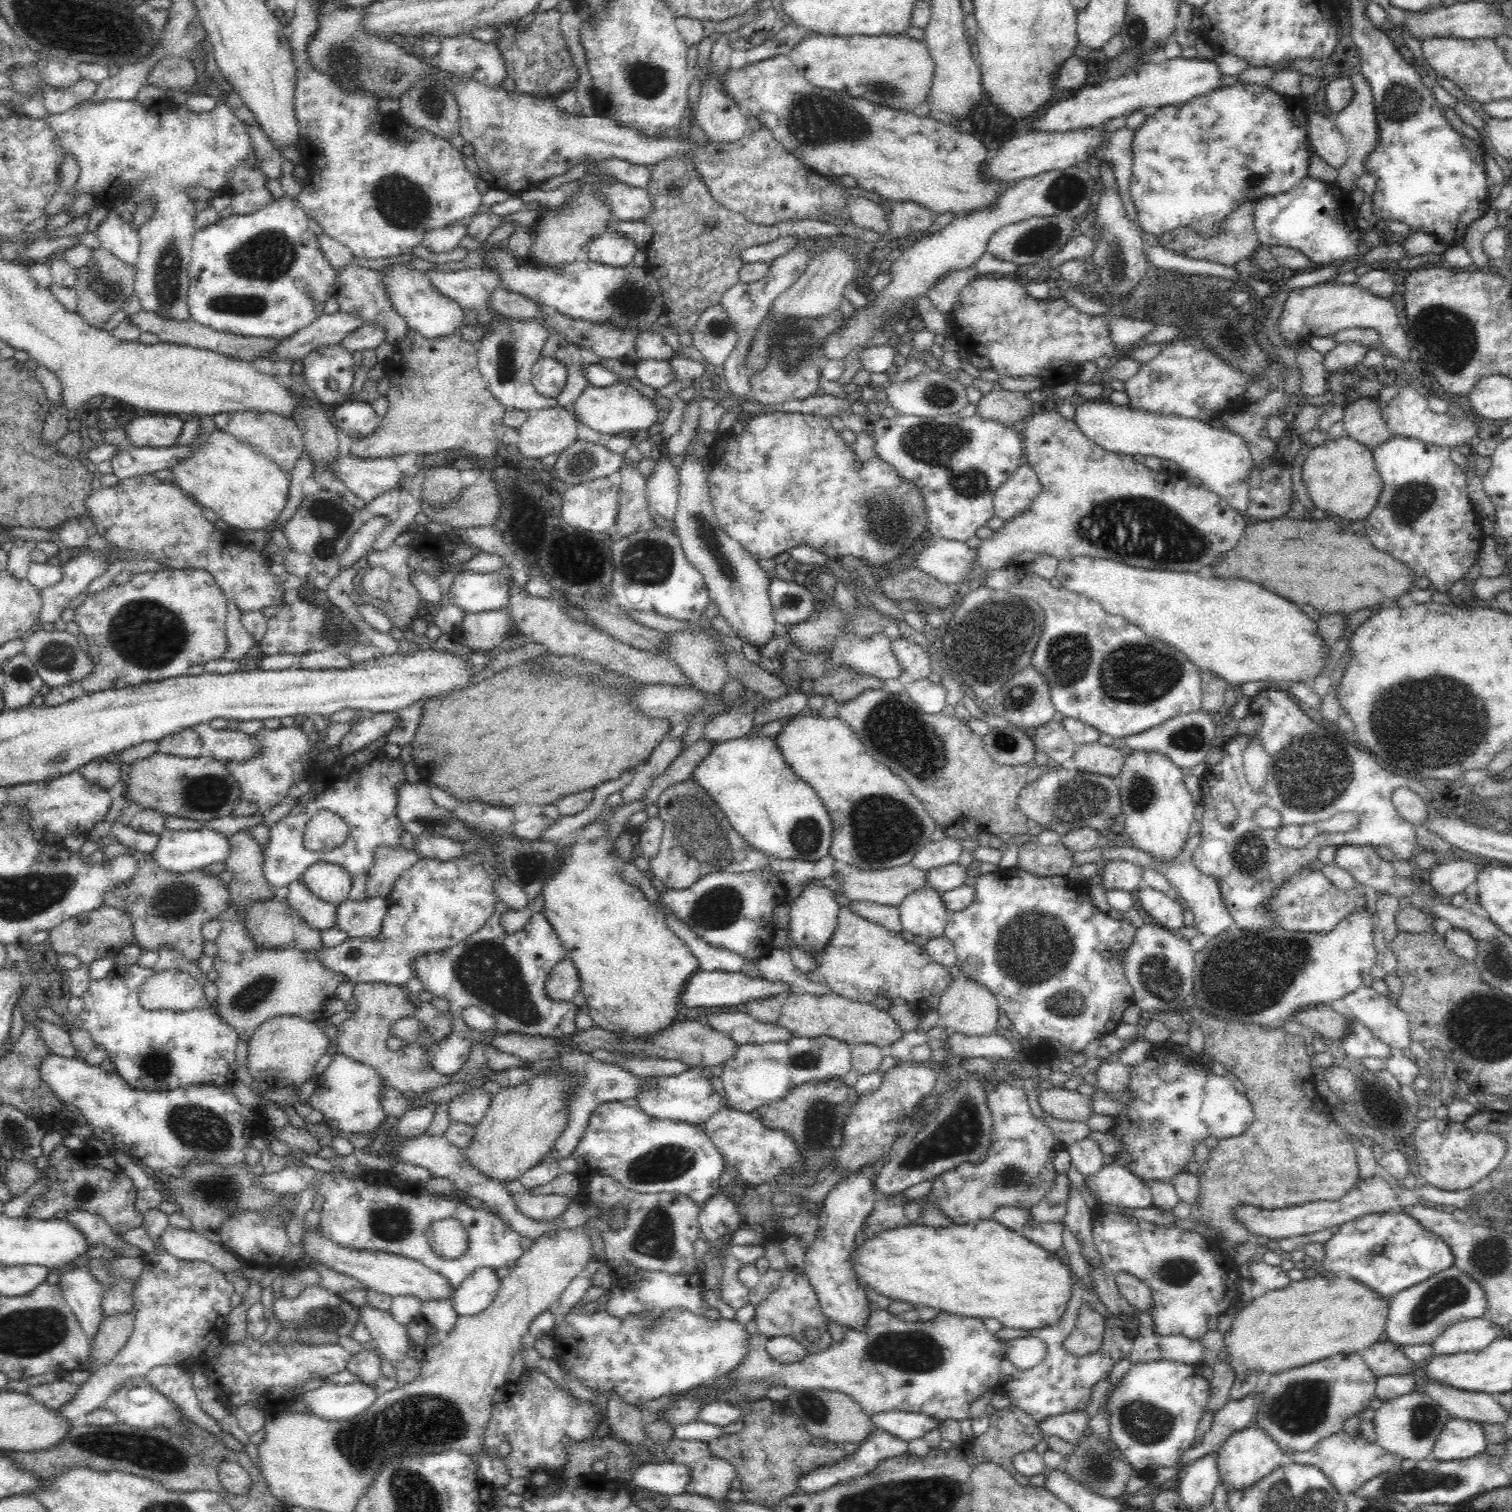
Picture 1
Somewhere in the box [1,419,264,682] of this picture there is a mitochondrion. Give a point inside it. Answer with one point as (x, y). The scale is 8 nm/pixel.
(147, 634)

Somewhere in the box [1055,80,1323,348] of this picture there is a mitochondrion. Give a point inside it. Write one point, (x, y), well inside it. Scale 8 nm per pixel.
(1117, 259)

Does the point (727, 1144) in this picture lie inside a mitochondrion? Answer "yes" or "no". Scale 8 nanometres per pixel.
no

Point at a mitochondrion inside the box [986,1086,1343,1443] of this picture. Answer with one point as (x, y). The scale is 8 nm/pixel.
(1301, 1409)

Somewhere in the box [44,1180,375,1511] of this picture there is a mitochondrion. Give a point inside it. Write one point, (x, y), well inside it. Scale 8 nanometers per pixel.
(153, 1453)

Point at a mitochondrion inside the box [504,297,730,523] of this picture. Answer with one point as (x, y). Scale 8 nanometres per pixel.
(582, 463)

